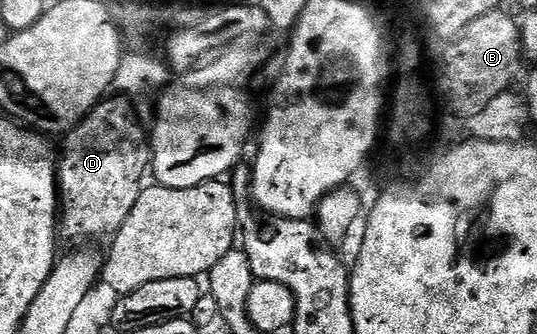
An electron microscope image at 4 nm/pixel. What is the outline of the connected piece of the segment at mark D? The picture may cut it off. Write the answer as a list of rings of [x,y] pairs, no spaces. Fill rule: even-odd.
[[[114,94],[98,102],[86,114],[85,120],[65,135],[66,146],[58,158],[59,233],[63,239],[110,238],[118,233],[144,188],[141,180],[145,172],[147,175],[152,160],[148,134],[147,131],[145,134],[144,128],[134,102],[124,95]]]

